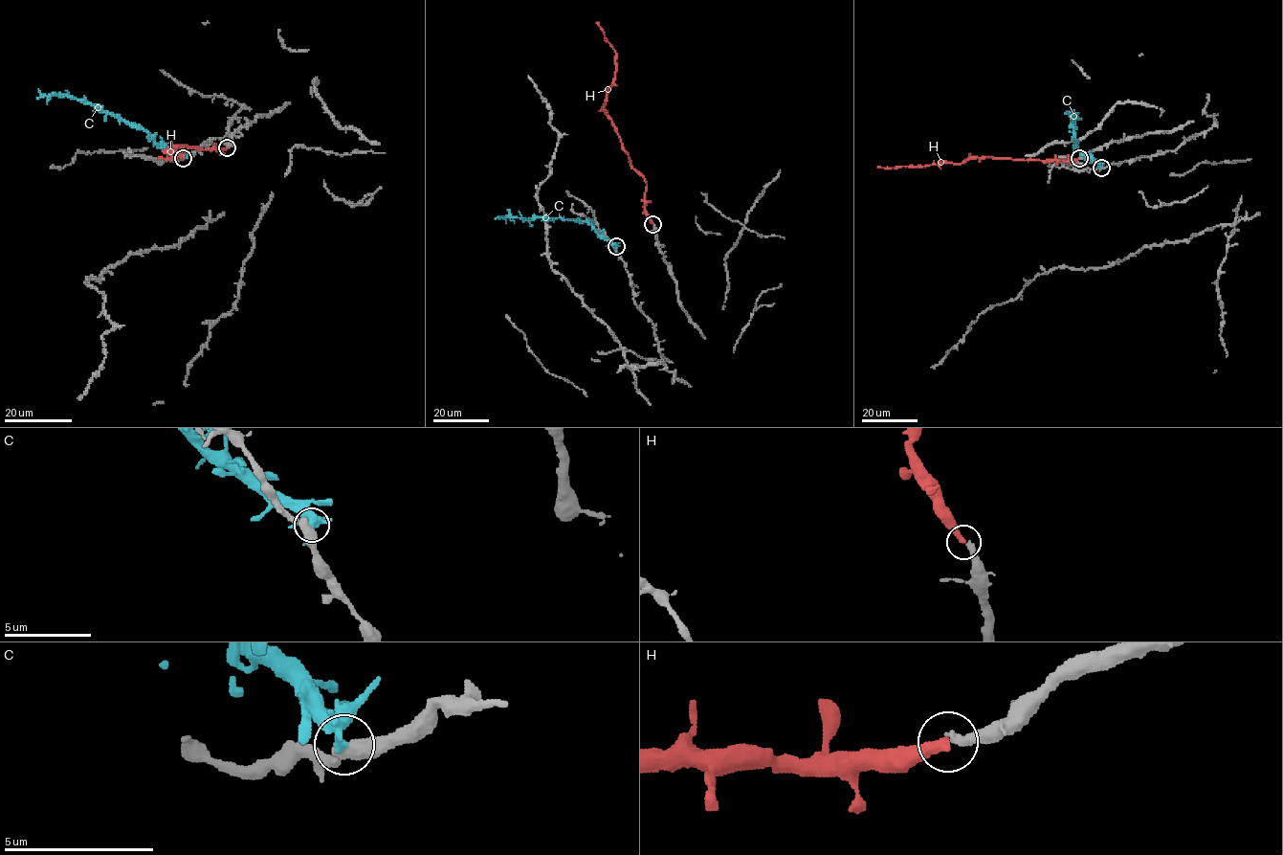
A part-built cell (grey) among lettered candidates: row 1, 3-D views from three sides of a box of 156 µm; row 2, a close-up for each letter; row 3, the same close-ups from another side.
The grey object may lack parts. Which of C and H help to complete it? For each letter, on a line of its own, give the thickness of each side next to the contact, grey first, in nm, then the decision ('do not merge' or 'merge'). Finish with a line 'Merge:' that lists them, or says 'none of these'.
C: calibres 440 and 280 nm; do not merge
H: calibres 360 and 360 nm; merge
Merge: H

